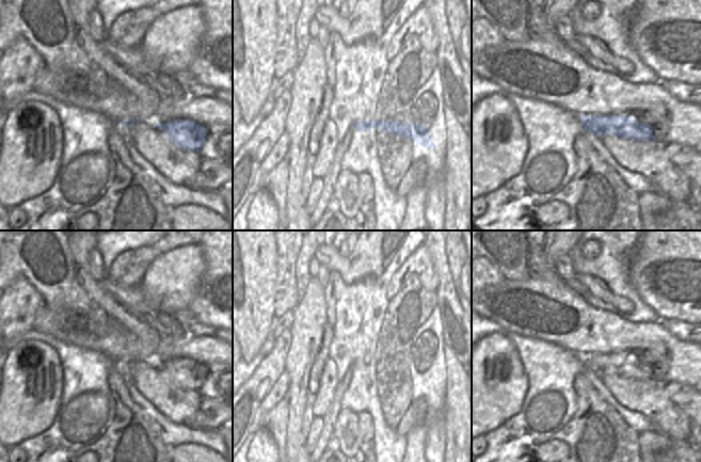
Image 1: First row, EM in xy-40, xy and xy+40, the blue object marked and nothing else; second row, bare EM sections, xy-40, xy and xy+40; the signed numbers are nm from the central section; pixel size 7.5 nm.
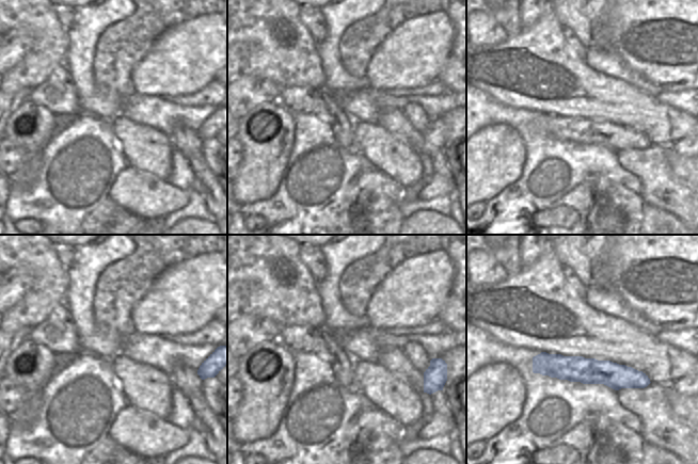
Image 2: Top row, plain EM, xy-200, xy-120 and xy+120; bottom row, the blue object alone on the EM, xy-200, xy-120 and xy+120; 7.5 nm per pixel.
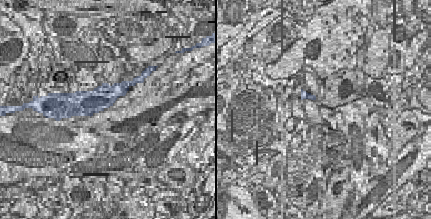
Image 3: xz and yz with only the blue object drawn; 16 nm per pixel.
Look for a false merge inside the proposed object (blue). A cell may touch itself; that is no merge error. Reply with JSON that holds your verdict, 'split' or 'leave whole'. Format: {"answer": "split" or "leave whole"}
{"answer": "leave whole"}

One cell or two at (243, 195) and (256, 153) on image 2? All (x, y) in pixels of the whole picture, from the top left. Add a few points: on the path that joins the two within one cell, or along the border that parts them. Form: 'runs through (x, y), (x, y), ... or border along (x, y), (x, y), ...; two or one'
runs through (251, 185), (256, 179), (256, 163); one

